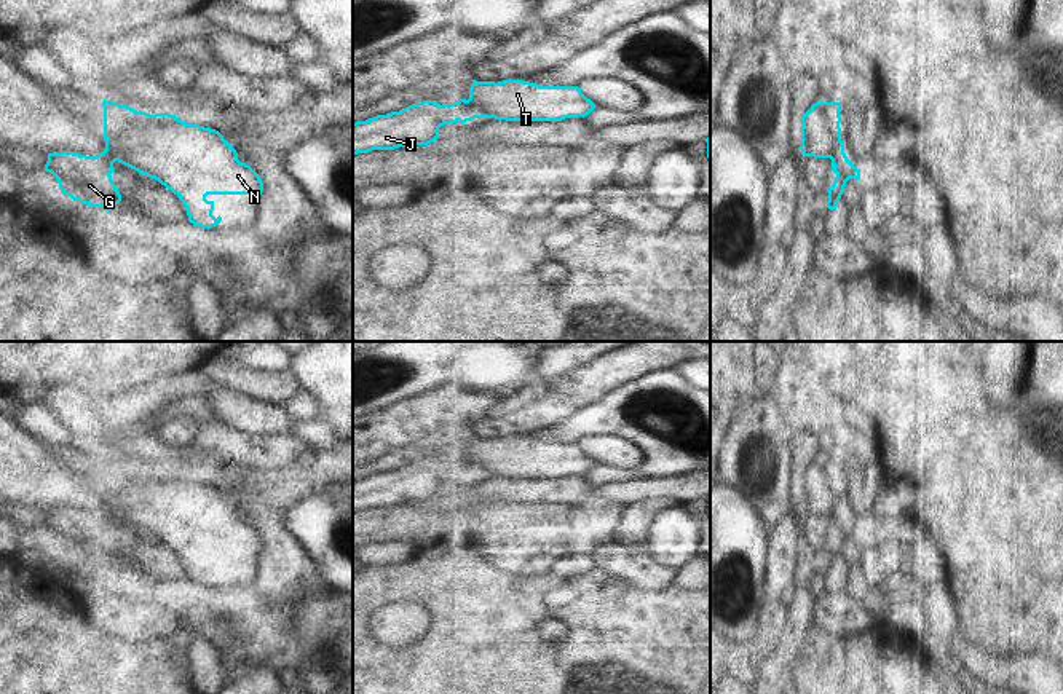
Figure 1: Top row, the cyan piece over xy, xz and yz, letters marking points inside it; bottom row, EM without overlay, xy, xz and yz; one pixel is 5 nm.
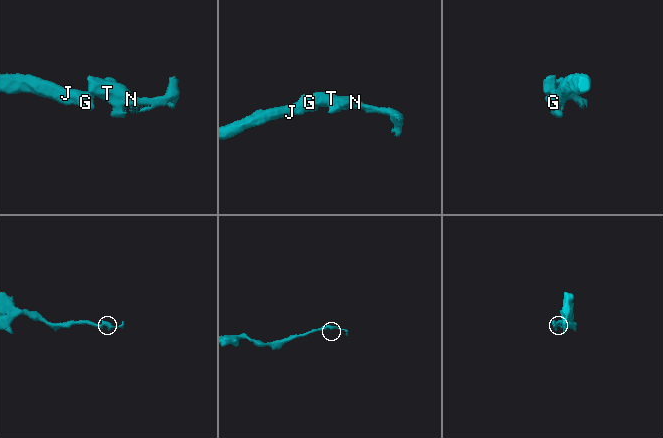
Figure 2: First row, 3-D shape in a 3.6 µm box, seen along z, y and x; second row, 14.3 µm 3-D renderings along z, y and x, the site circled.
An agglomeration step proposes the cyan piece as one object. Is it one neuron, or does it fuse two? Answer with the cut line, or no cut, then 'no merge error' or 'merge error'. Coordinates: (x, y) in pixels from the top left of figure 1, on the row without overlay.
cut in xz along (466, 458), (474, 474); merge error

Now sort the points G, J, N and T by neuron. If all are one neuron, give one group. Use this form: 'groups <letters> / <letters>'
groups G J / N T

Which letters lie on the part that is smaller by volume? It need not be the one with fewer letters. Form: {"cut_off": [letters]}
{"cut_off": ["N", "T"]}

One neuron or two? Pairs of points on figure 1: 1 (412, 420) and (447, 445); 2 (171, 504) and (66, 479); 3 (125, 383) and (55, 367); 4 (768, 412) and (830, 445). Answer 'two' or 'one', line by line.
1: two
2: one
3: one
4: two

